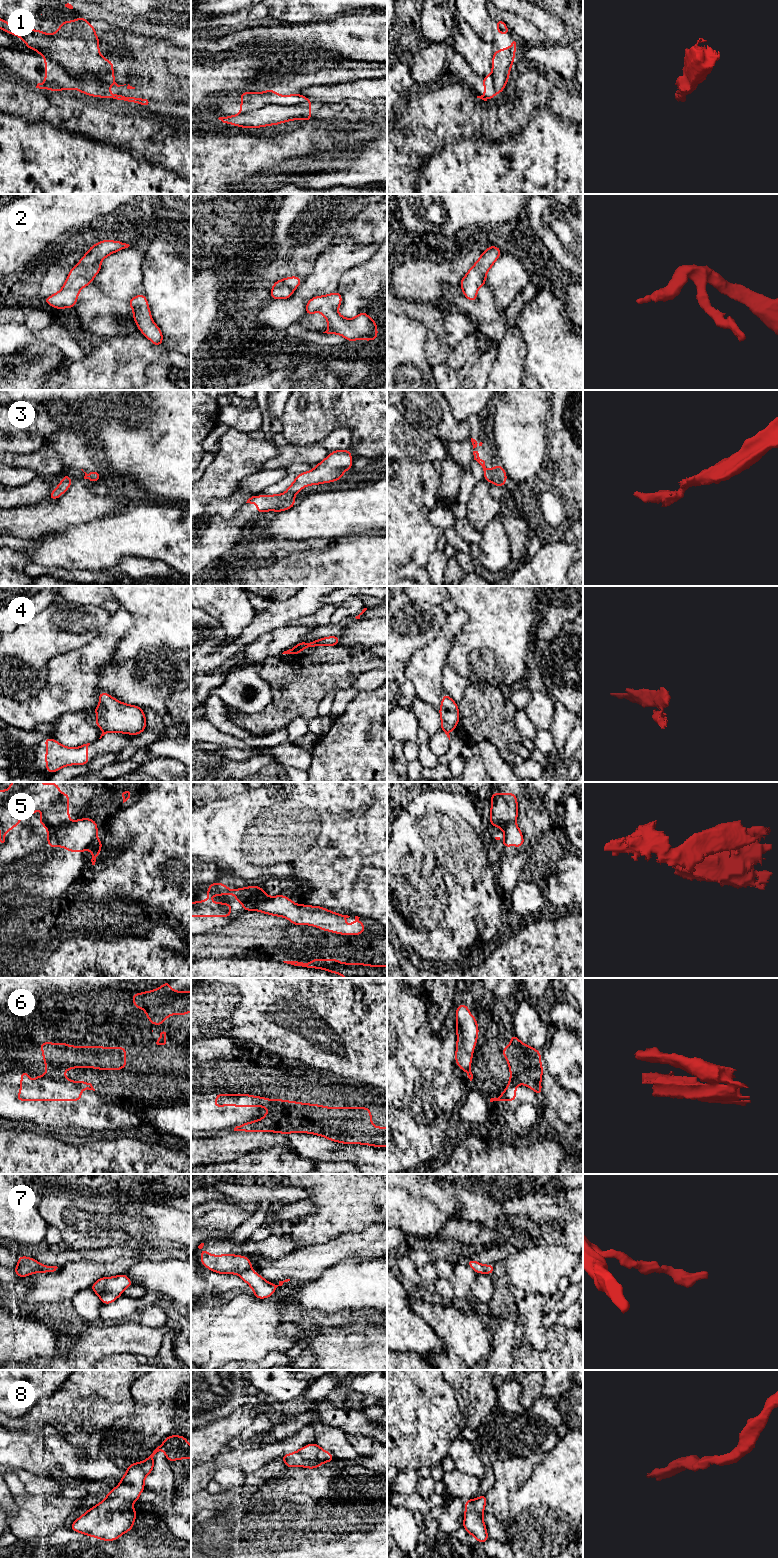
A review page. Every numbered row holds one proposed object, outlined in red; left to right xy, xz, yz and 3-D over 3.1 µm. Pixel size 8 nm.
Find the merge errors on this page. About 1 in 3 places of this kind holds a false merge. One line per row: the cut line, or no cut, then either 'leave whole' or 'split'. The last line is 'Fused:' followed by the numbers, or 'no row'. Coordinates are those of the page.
1: xz (310, 102), (266, 104), (237, 115) | split
2: no cut | leave whole
3: no cut | leave whole
4: xz (304, 643), (301, 646), (298, 644) | split
5: xy (70, 822), (59, 826), (48, 836) | split
6: xy (46, 1075), (52, 1078), (67, 1080) | split
7: no cut | leave whole
8: no cut | leave whole
Fused: 1, 4, 5, 6

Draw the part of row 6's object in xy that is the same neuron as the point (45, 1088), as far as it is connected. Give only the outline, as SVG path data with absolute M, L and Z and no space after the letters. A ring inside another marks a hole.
M23 1070L20 1071L20 1094L17 1101L81 1101L82 1088L70 1080L57 1080L47 1076L36 1075L36 1081L29 1079L33 1076Z

